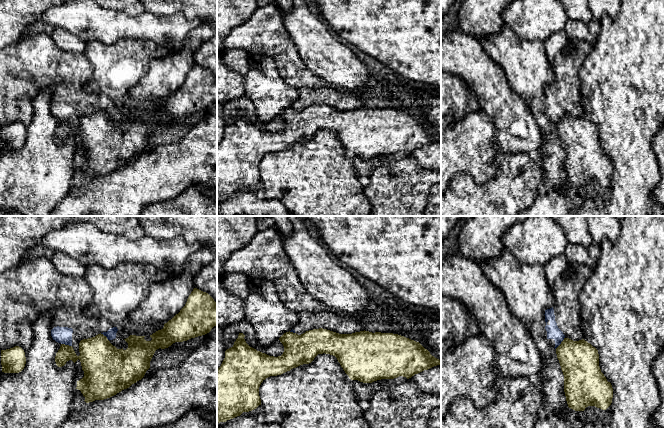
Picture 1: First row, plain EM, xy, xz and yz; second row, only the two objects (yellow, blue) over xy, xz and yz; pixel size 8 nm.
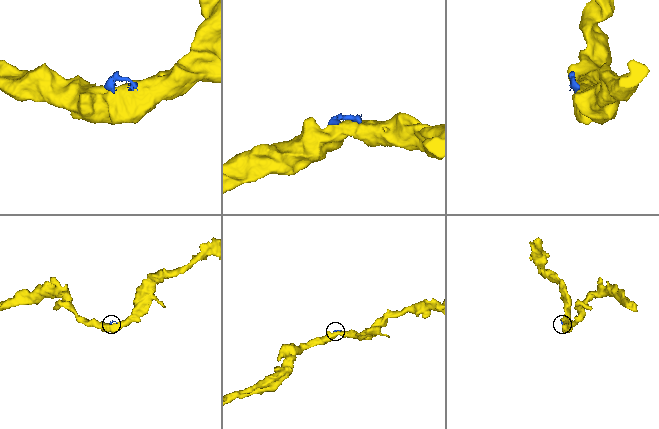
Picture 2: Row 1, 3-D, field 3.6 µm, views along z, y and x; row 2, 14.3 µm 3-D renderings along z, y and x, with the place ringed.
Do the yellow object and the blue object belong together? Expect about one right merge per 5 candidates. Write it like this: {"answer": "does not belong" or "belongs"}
{"answer": "does not belong"}

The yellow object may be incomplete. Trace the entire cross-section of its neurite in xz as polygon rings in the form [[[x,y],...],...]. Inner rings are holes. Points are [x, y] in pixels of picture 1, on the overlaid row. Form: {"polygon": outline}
{"polygon": [[[319,328],[298,335],[289,331],[279,338],[284,352],[278,357],[269,356],[250,347],[244,337],[243,333],[239,333],[234,345],[225,351],[225,358],[217,369],[217,425],[261,405],[259,387],[266,378],[309,364],[318,354],[335,356],[351,380],[363,383],[399,376],[409,379],[424,370],[441,365],[441,361],[432,356],[419,342],[393,333],[372,333],[364,330],[352,334],[339,334]]]}

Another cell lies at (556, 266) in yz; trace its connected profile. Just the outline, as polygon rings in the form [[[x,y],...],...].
[[[562,254],[559,257],[552,258],[543,266],[549,286],[552,288],[556,279],[568,268],[568,261],[566,256]]]

